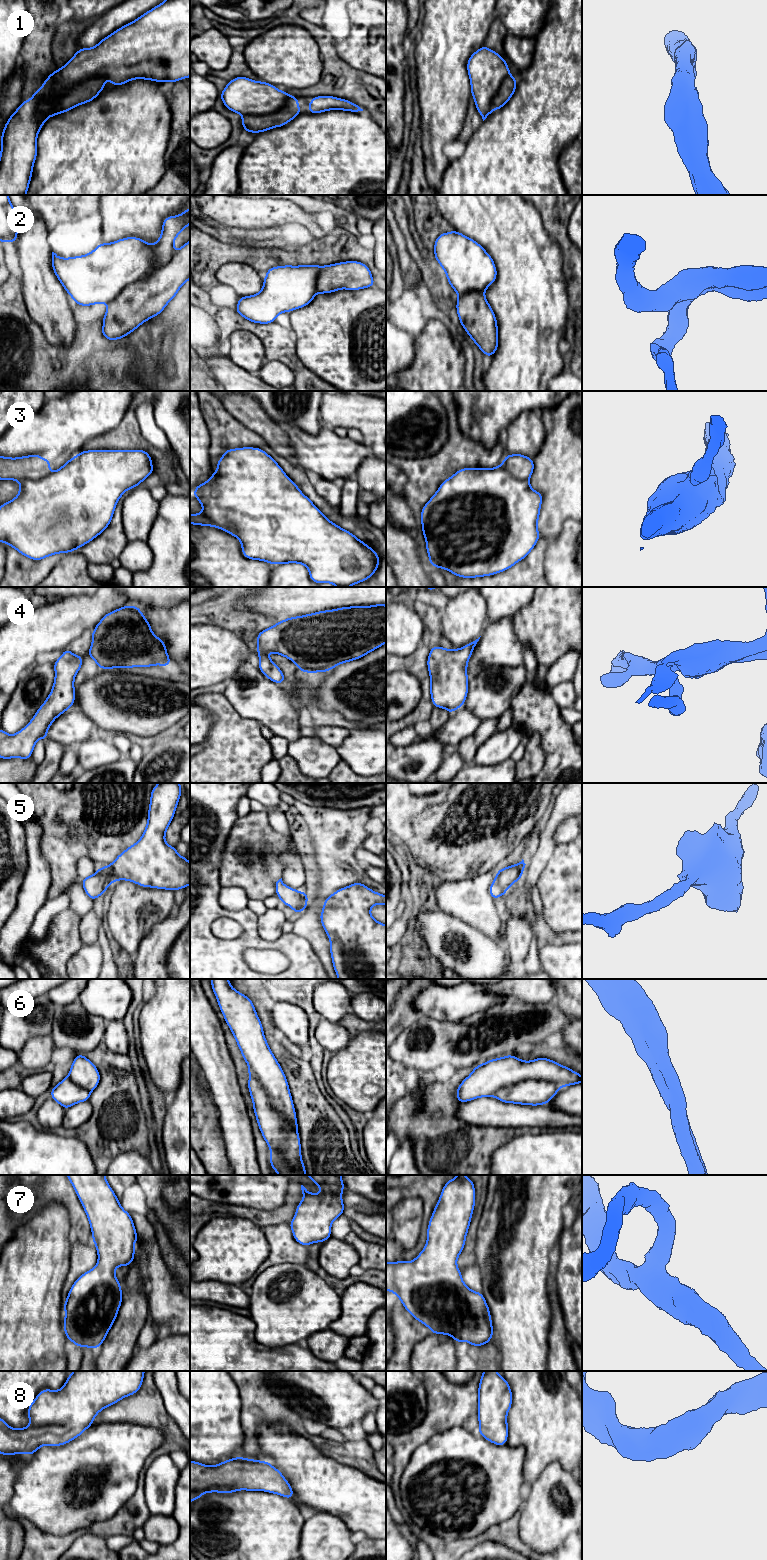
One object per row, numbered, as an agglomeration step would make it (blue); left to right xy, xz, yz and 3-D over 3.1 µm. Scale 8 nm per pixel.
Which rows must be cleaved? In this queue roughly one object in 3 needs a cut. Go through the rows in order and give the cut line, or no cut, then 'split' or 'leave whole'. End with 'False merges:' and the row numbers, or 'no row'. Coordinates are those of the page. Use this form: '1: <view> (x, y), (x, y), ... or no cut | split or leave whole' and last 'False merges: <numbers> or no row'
1: no cut | leave whole
2: no cut | leave whole
3: xy (50, 473), (37, 479), (22, 479), (20, 481) | split
4: no cut | leave whole
5: no cut | leave whole
6: xz (249, 1067), (267, 1093), (271, 1106), (297, 1132) | split
7: no cut | leave whole
8: no cut | leave whole
False merges: 3, 6

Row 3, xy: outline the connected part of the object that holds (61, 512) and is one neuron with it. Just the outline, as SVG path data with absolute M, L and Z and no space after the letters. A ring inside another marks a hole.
M136 450L81 451L61 468L38 479L20 481L19 494L0 506L0 542L35 561L58 553L69 553L100 535L110 524L118 500L128 489L141 484L154 471L148 452Z

